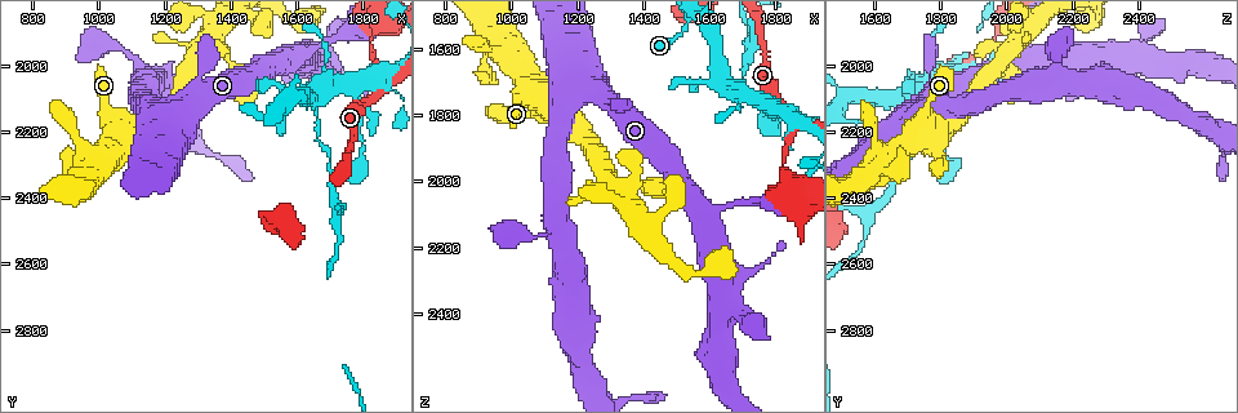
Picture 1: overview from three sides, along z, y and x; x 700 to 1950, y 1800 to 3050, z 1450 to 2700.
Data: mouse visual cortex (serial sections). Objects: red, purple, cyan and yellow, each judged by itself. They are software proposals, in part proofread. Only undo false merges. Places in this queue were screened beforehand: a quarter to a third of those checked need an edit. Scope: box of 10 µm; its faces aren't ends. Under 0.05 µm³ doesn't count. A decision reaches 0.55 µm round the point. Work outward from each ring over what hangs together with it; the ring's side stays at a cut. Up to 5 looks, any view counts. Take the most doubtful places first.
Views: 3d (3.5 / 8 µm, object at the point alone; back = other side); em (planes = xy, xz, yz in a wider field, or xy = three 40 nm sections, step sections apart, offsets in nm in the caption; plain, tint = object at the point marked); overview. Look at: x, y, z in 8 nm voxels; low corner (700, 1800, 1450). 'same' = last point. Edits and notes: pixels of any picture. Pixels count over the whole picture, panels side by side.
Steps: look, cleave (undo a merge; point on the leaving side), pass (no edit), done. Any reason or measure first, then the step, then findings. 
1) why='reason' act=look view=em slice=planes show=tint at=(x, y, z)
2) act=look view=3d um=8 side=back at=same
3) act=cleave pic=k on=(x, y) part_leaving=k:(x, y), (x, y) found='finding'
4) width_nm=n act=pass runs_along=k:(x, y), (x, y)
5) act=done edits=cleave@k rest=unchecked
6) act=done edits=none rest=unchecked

why='abrupt turn' act=look view=em slice=planes show=tint at=(1660, 2110, 1710)

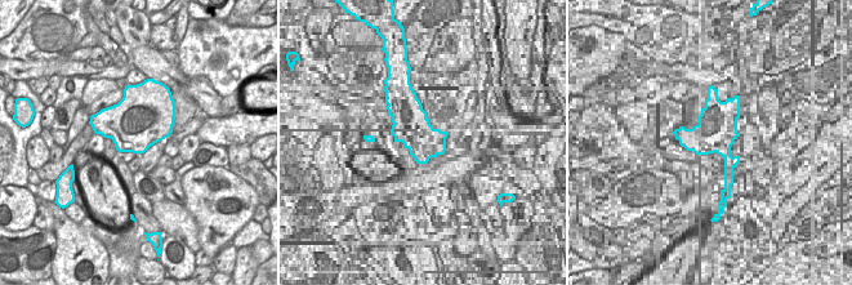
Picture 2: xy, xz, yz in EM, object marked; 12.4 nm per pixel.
why='see where the arms go' act=look view=3d um=3.5 at=same

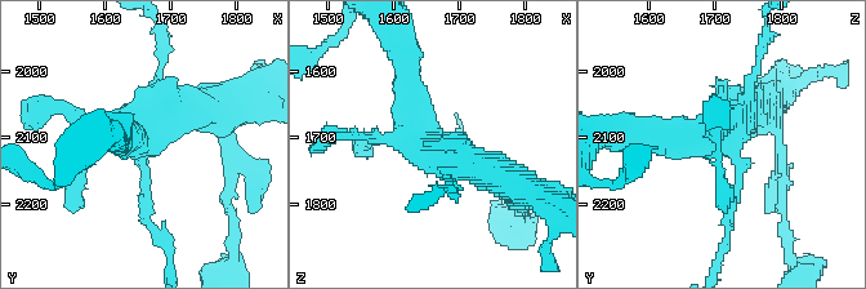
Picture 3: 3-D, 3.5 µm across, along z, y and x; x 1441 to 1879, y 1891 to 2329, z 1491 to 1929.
arms=4 arm_widths_nm=100,150,400,450 act=cleave pic=3 on=(730, 225) part_leaving=3:(740, 179), (717, 270) found='a second cell is stuck on'

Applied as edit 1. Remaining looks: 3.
why='branch point' act=look view=3d um=8 at=(1870, 2050, 1830)

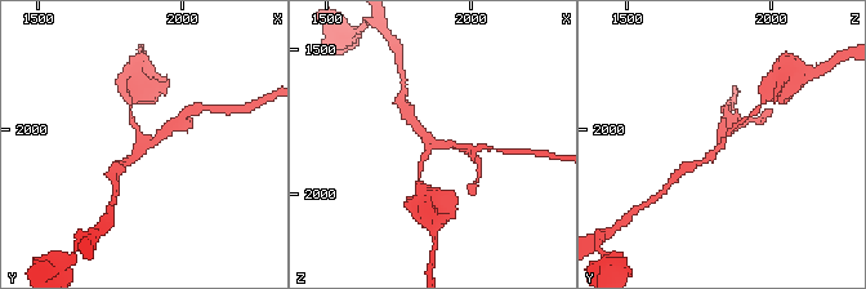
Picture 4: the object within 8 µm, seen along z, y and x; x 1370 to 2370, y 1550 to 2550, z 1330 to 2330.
why='shape alone is not enough' act=look view=em slice=xy step=1 show=tint at=same

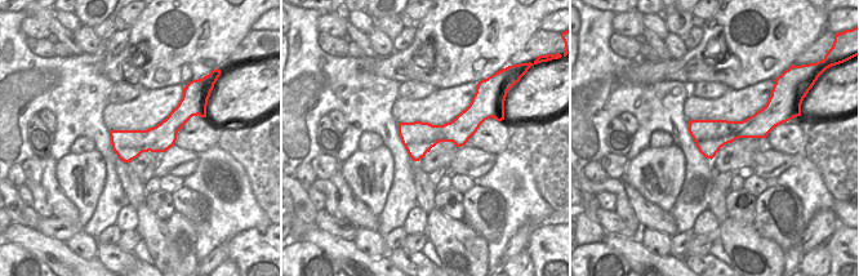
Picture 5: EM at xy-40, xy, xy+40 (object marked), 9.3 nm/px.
arms=3 arm_widths_nm=200,200,200 act=pass runs_along=5:(186, 116), (157, 139), (115, 146) found='all the same cell'

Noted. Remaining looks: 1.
act=done edits=cleave@3 rest=unchecked

